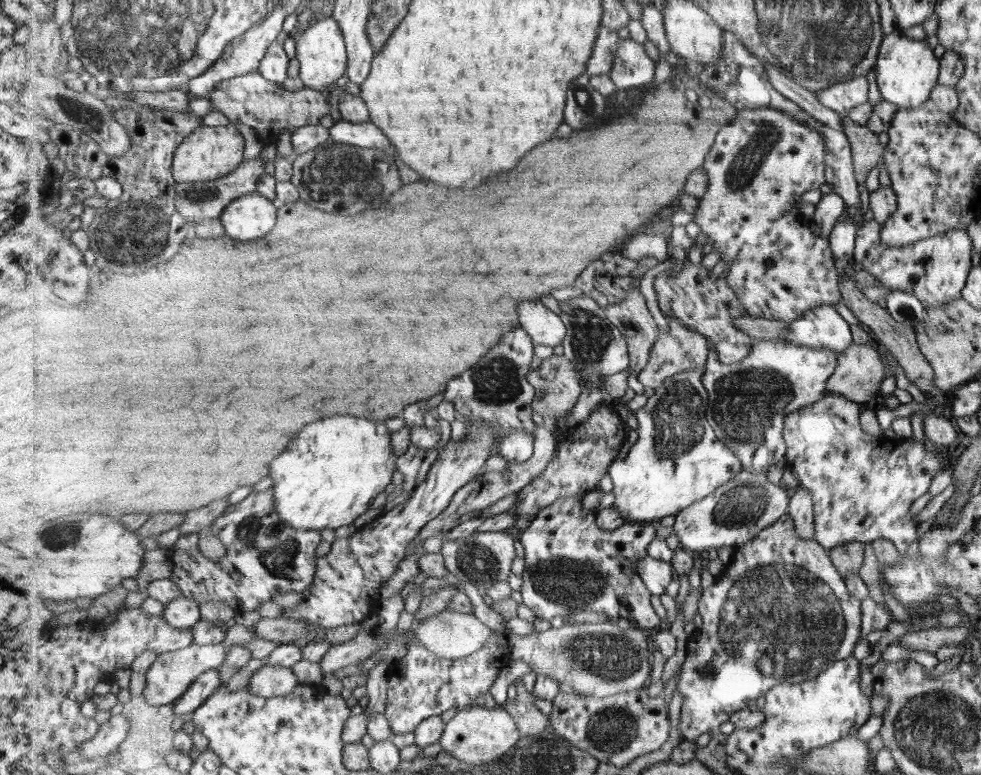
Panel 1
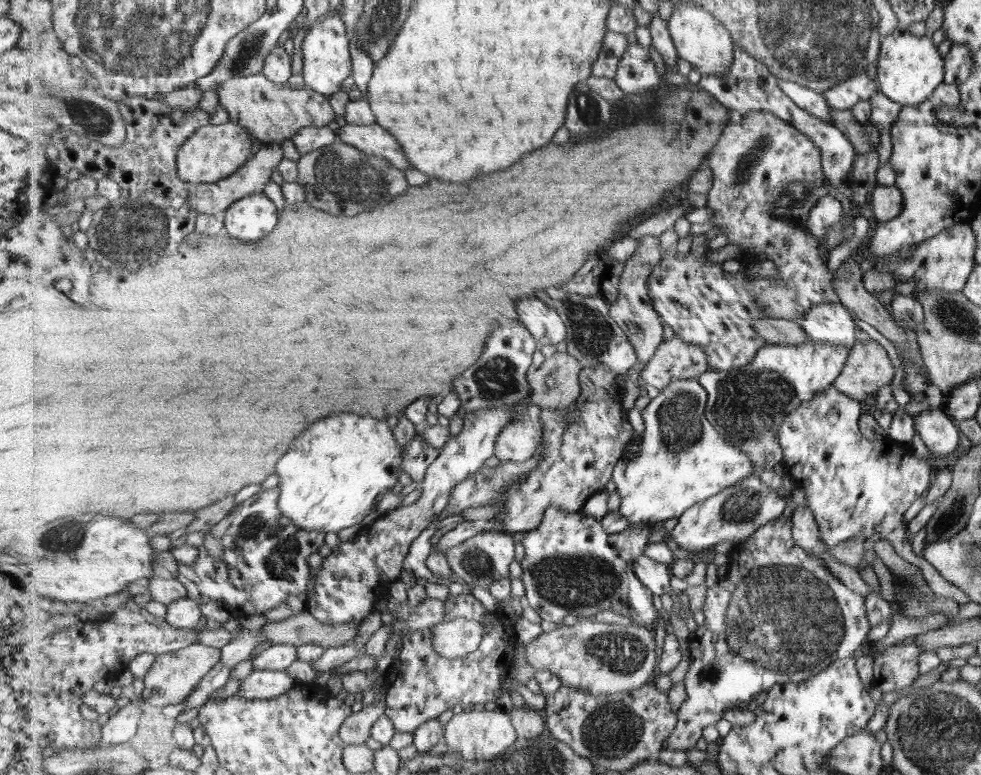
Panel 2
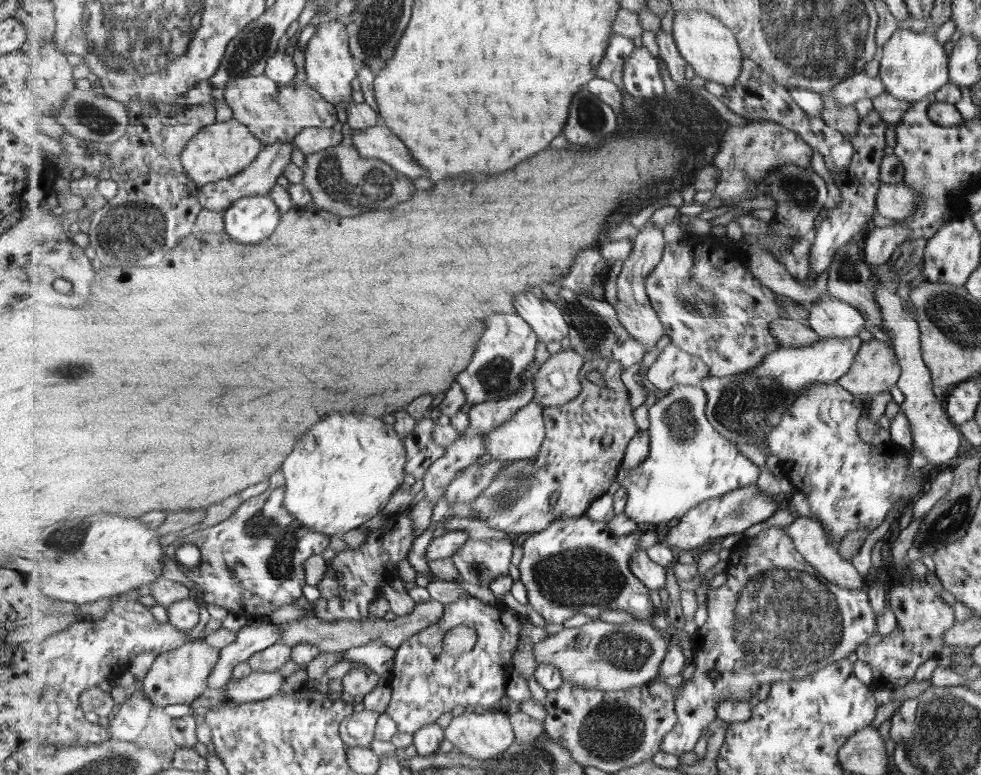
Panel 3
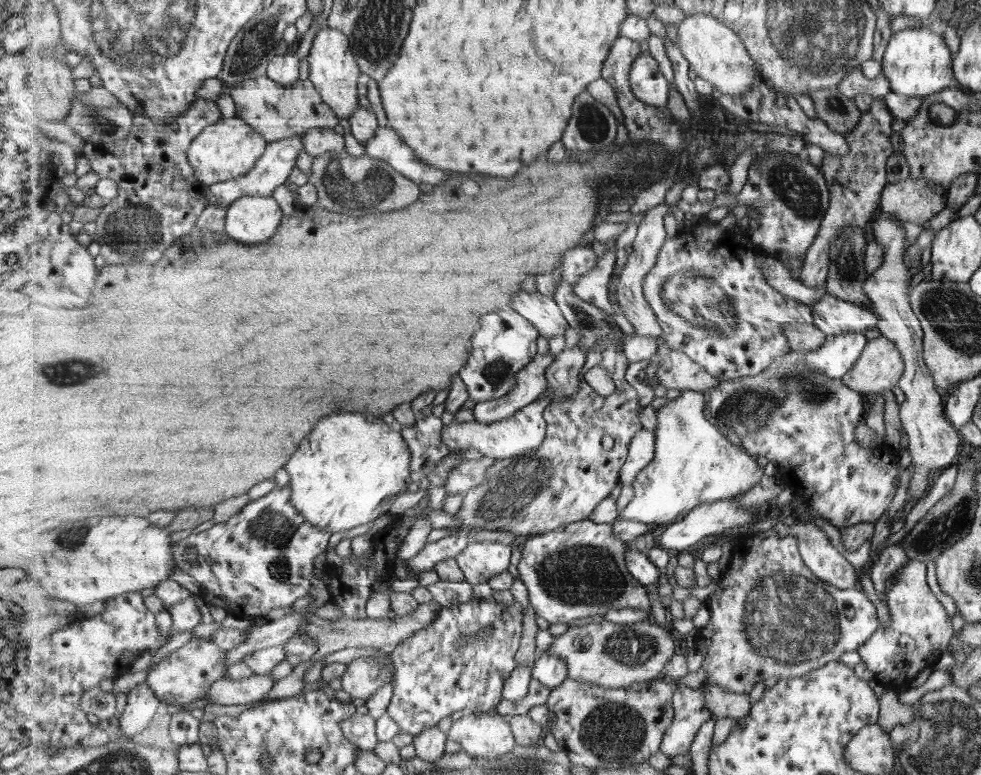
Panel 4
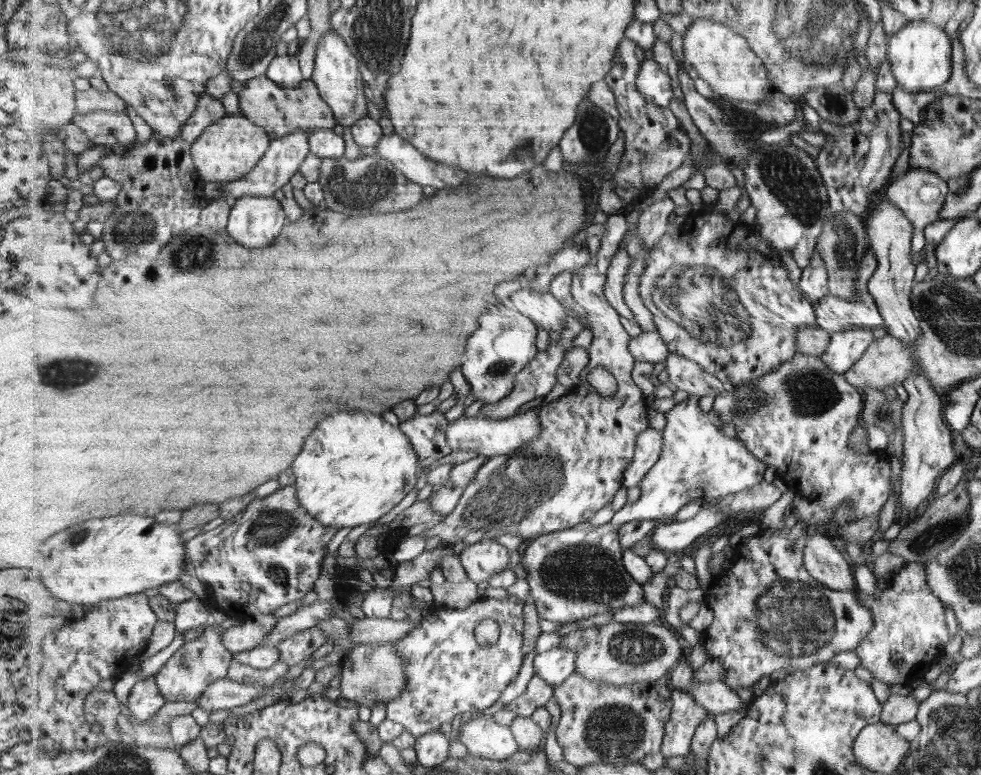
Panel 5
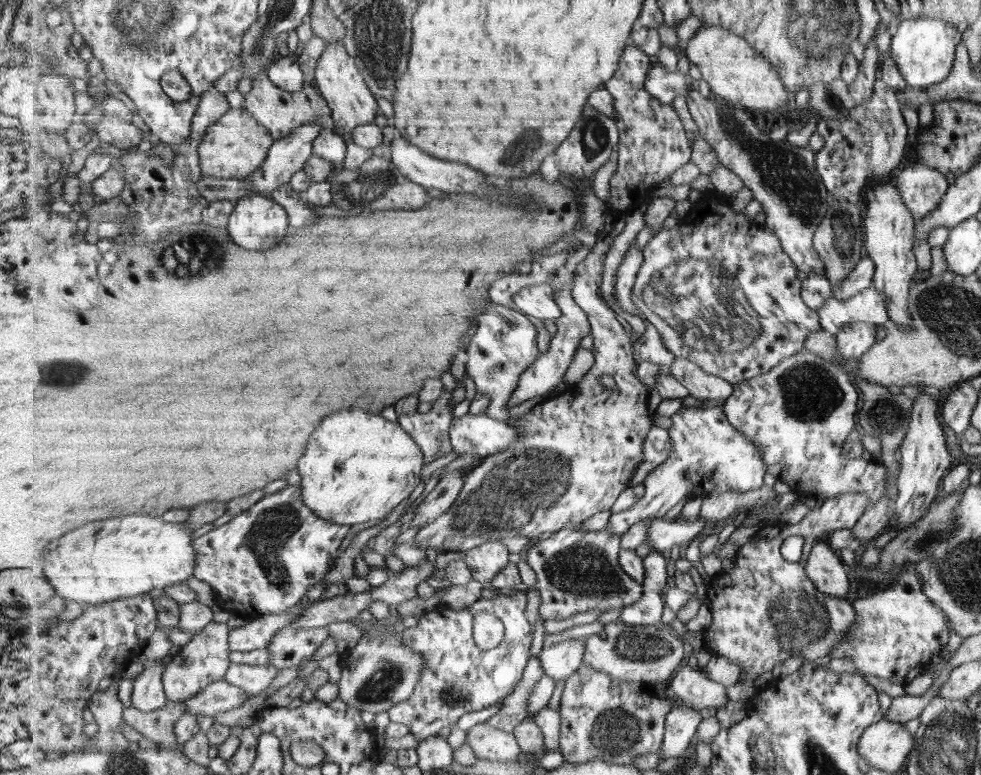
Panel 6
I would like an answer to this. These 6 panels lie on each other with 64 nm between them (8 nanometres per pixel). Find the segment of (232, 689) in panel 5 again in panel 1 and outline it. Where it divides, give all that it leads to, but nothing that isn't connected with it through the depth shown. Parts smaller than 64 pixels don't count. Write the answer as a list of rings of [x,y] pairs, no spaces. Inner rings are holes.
[[[264,666],[253,673],[246,690],[251,695],[265,699],[280,698],[289,694],[298,684],[300,683],[292,668]]]

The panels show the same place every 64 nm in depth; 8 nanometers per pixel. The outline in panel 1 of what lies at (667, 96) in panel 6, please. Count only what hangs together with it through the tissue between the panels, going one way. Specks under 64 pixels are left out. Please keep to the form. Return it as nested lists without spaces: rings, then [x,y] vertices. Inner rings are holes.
[[[626,38],[619,42],[610,75],[623,94],[643,91],[644,86],[655,82],[655,61],[649,58],[643,43]]]

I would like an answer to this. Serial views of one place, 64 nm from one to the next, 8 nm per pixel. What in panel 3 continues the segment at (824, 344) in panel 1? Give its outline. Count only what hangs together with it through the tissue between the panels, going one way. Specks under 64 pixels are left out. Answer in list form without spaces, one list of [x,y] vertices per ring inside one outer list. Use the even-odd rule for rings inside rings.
[[[838,299],[817,301],[809,307],[807,324],[817,331],[821,338],[842,339],[857,336],[867,324],[867,317],[852,304]]]

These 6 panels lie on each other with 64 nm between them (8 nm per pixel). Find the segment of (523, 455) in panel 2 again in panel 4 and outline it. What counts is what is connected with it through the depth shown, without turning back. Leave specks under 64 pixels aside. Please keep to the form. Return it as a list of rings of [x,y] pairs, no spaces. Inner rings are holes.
[[[557,389],[551,391],[551,396],[540,399],[528,407],[516,412],[515,416],[507,420],[500,420],[493,424],[482,424],[473,419],[471,422],[453,422],[444,427],[443,443],[449,446],[451,451],[469,450],[475,448],[485,457],[493,459],[518,458],[523,455],[531,454],[543,441],[547,433],[547,422],[544,417],[544,410],[552,403],[551,397],[556,395]]]

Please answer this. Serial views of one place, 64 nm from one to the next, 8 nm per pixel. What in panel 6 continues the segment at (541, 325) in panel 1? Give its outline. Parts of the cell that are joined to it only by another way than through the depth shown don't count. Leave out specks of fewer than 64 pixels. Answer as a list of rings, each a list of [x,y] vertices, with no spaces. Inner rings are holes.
[[[553,273],[548,282],[540,286],[523,287],[518,293],[514,294],[513,302],[521,312],[537,317],[543,322],[545,319],[550,319],[556,324],[557,319],[563,315],[563,310],[556,300],[555,276],[556,273]]]

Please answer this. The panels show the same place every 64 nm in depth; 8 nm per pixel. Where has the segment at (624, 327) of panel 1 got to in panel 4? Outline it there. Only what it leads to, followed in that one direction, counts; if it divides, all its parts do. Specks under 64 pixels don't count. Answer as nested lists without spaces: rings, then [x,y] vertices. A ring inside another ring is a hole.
[[[659,202],[658,206],[651,208],[645,213],[645,216],[638,226],[638,235],[632,243],[633,252],[628,256],[627,262],[624,264],[620,273],[620,280],[617,284],[619,306],[621,312],[623,312],[623,316],[625,316],[633,326],[636,336],[641,335],[659,338],[663,334],[663,328],[661,324],[659,324],[659,320],[657,320],[657,315],[653,307],[645,299],[643,282],[655,266],[655,263],[657,263],[659,251],[661,251],[663,243],[665,243],[667,236],[670,234],[668,230],[665,230],[665,226],[670,222],[669,216],[672,210],[674,210],[674,208],[669,206],[669,204]]]

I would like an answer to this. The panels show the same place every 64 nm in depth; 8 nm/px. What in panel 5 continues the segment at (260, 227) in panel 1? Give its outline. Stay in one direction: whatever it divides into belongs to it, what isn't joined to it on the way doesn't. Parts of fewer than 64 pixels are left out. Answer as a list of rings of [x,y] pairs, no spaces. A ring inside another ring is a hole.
[[[244,196],[232,203],[228,233],[247,248],[271,246],[288,217],[275,197]]]

